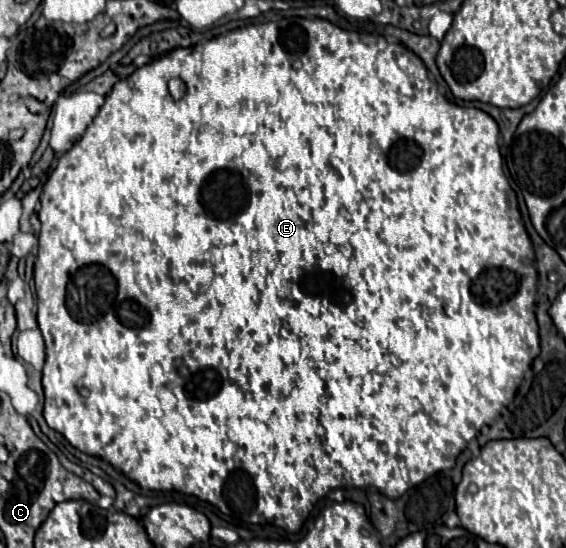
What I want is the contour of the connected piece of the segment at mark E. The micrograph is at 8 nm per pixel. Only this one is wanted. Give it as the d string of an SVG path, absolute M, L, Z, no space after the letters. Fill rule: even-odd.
M294 18L292 22L278 26L276 22L268 24L250 24L238 30L232 30L224 36L212 38L204 44L196 44L190 48L174 48L158 60L136 68L126 80L114 84L112 94L108 92L104 106L92 120L90 128L86 128L84 136L60 156L54 172L44 184L40 196L40 248L36 258L34 282L38 294L38 328L42 330L46 347L44 370L42 370L42 388L44 388L44 418L48 426L78 448L84 454L98 456L112 466L118 466L130 480L138 482L144 490L176 490L182 494L196 496L200 500L210 502L222 514L240 518L244 522L260 524L262 518L280 526L288 532L300 530L306 516L318 498L336 488L368 488L374 486L382 494L390 498L402 496L414 484L448 470L454 466L458 454L466 448L466 444L478 436L480 428L490 422L490 412L496 414L496 408L502 410L508 406L512 396L516 394L524 372L530 368L532 360L540 352L540 336L538 324L534 316L534 298L536 298L536 268L534 268L534 248L528 238L528 232L522 224L522 216L518 210L518 200L514 190L510 188L504 172L502 172L502 156L498 148L498 124L496 120L478 110L478 108L460 108L448 102L436 88L434 82L428 80L428 70L424 62L406 46L389 42L384 37L360 32L346 32L334 26L328 20L314 18ZM182 78L186 84L186 94L180 100L174 100L168 92L168 80Z

